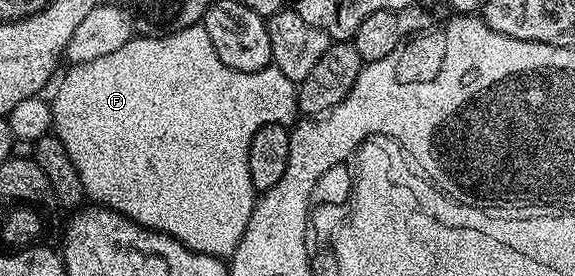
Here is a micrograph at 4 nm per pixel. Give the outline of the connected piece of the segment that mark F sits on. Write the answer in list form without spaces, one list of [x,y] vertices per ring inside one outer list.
[[[198,23],[183,31],[167,33],[163,37],[146,37],[134,35],[129,38],[119,51],[111,51],[99,59],[91,59],[82,65],[73,65],[70,73],[61,81],[57,94],[51,97],[53,107],[52,132],[67,147],[67,155],[71,155],[71,163],[75,163],[75,171],[79,171],[79,179],[85,188],[86,198],[90,202],[103,205],[122,213],[136,225],[145,229],[154,229],[160,233],[171,235],[179,243],[183,243],[193,253],[202,253],[222,259],[232,258],[239,247],[239,239],[243,239],[243,231],[247,231],[247,223],[253,214],[255,190],[251,183],[249,170],[249,148],[255,131],[264,125],[292,126],[298,120],[297,107],[298,86],[283,71],[267,68],[263,71],[248,73],[235,71],[215,55],[215,47],[211,47],[211,39],[207,39],[204,24]]]

